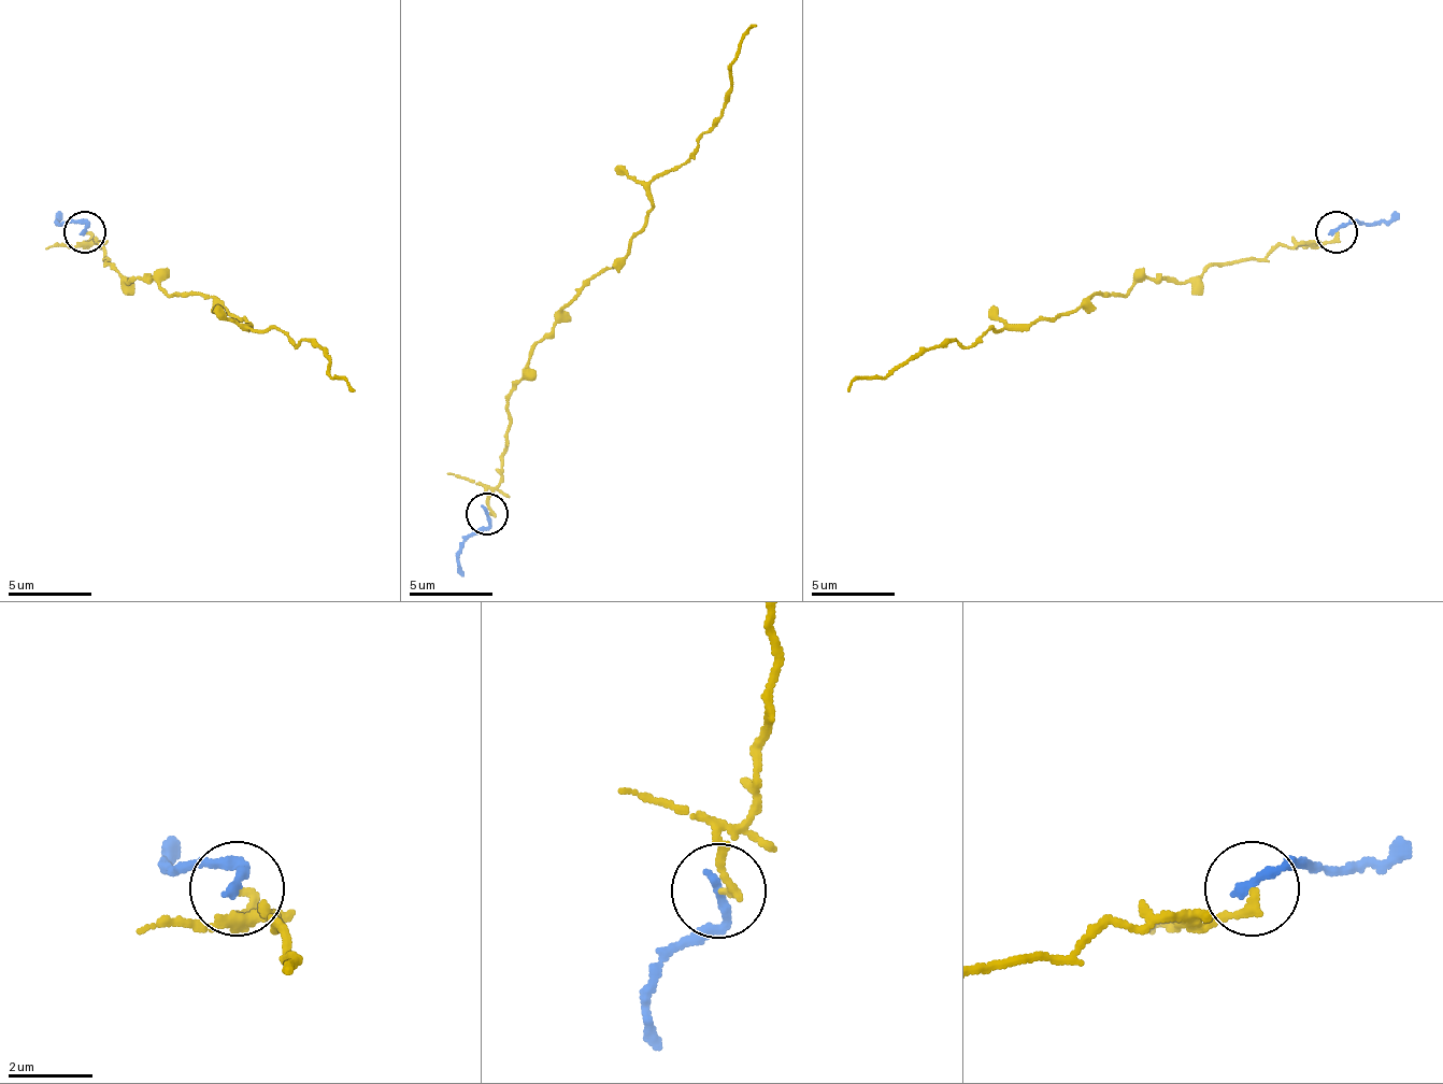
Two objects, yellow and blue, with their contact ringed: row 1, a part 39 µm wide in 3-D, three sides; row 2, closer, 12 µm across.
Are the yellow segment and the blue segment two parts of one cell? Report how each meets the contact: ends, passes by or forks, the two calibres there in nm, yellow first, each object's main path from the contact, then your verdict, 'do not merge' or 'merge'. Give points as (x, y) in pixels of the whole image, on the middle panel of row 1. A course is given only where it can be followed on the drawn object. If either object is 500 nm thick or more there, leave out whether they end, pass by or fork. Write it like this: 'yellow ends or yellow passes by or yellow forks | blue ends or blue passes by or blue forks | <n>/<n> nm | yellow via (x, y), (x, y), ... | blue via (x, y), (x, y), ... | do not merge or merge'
yellow ends | blue ends | 190/240 nm | yellow via (485, 512), (527, 353), (628, 253), (653, 182), (699, 143), (732, 85), (741, 34), (758, 26) | blue via (485, 512), (485, 521), (460, 550), (465, 575) | do not merge

